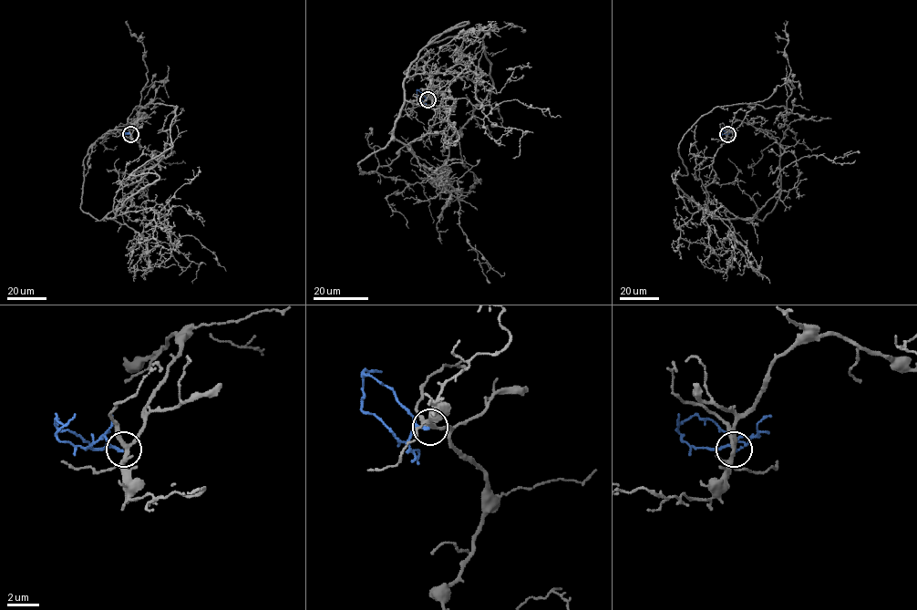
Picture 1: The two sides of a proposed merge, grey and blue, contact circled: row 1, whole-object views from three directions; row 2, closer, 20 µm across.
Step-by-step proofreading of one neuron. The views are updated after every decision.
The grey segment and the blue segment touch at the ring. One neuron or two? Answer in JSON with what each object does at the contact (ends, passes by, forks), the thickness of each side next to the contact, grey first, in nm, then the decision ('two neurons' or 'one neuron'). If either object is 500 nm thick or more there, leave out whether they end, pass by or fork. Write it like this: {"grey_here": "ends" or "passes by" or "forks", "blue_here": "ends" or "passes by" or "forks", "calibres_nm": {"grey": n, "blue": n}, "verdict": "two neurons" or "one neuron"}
{"grey_here": "forks", "blue_here": "passes by", "calibres_nm": {"grey": 240, "blue": 120}, "verdict": "one neuron"}

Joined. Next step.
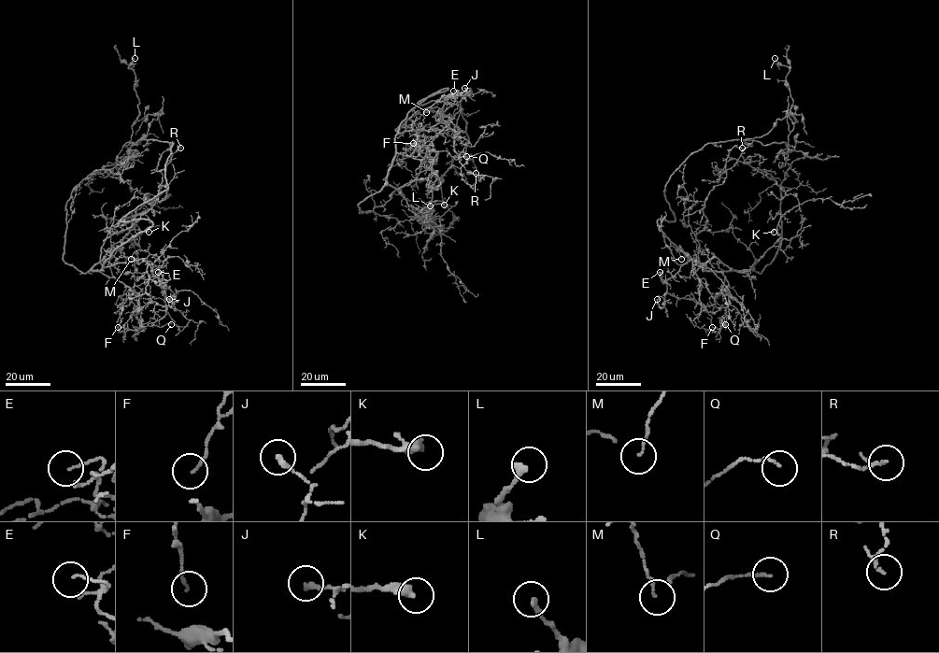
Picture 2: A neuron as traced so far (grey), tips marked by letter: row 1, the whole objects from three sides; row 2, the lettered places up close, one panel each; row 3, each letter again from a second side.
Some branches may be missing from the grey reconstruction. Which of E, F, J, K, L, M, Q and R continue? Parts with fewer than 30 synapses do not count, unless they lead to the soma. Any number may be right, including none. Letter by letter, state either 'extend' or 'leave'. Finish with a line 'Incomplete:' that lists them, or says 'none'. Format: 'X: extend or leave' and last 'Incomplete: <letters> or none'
E: extend
F: leave
J: leave
K: extend
L: leave
M: leave
Q: leave
R: leave
Incomplete: E, K

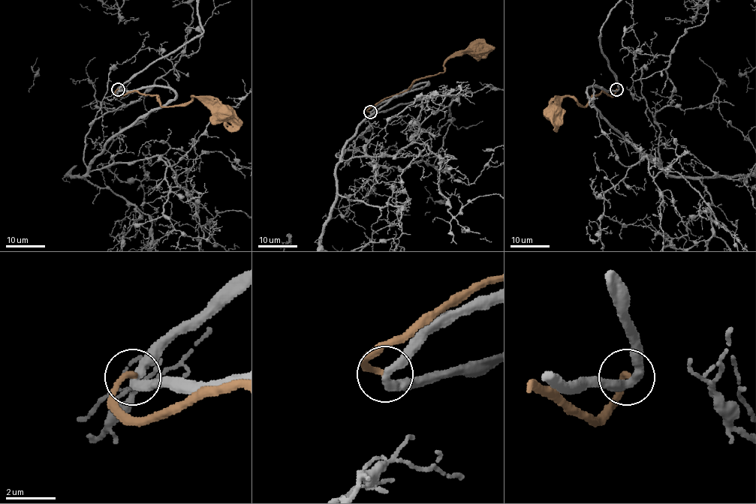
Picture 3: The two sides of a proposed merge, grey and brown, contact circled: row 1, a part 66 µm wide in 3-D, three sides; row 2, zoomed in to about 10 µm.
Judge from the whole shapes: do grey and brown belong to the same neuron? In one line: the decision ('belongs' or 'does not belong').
does not belong

